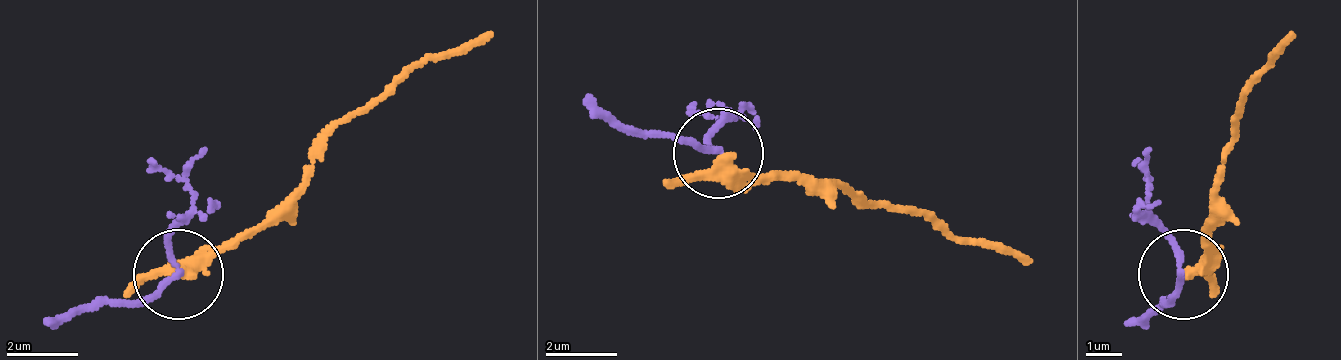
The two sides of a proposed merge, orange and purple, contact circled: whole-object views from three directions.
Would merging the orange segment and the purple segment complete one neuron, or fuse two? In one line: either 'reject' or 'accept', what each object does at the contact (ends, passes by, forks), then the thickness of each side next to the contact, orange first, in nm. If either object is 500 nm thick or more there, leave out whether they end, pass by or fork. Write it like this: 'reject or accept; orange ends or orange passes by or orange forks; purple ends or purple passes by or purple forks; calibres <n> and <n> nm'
reject; orange passes by; purple passes by; calibres 340 and 160 nm

